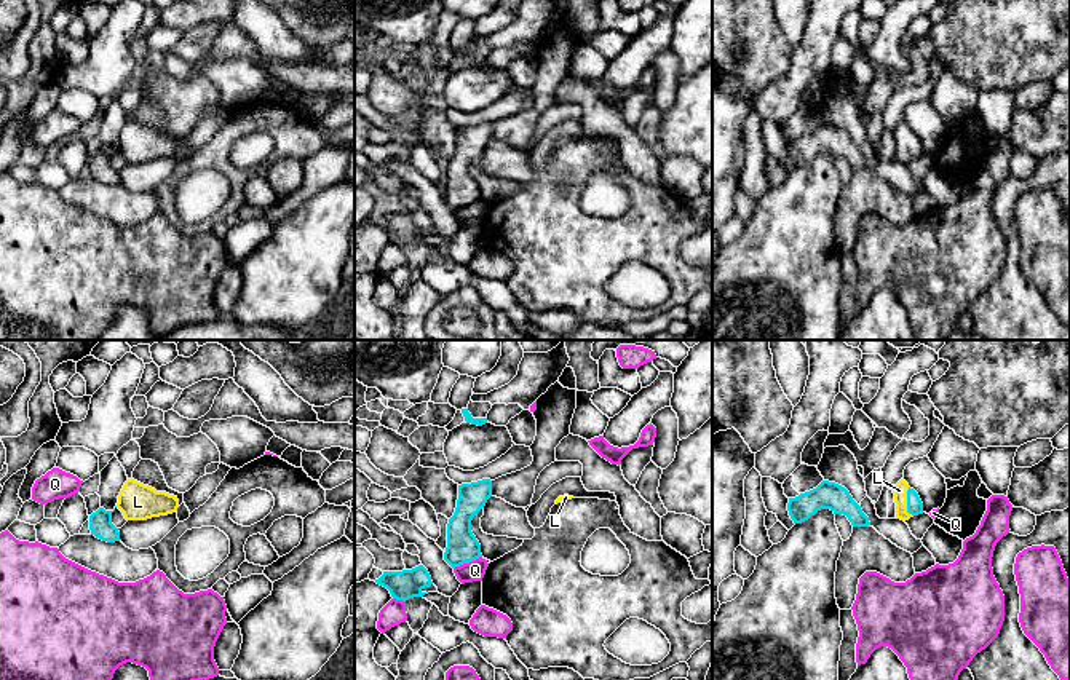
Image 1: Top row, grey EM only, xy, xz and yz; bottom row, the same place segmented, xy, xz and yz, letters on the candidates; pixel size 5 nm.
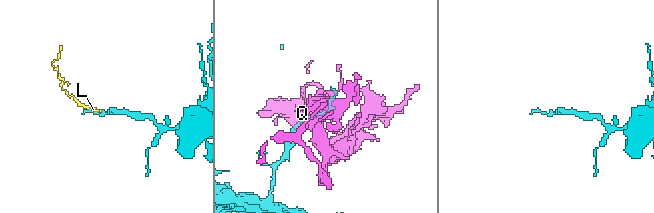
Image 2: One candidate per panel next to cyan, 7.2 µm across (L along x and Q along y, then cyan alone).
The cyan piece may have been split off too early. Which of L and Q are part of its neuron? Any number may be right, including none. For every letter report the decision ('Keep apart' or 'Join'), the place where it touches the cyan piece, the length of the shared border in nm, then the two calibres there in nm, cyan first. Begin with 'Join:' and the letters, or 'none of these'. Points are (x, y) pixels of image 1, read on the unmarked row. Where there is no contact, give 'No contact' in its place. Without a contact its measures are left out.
Join: L
L: Join. Touches cyan at yz (907, 144). Shared border 150 nm. Thickness 80 nm (cyan) against 70 nm
Q: Keep apart. Touches cyan at xz (467, 205). Shared border 160 nm. Thickness 160 nm (cyan) against 100 nm

